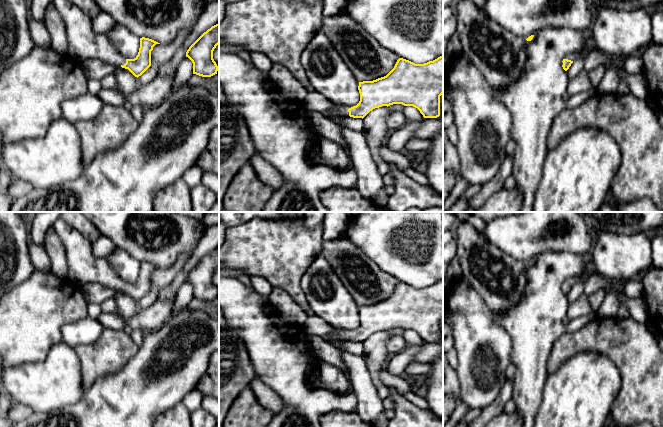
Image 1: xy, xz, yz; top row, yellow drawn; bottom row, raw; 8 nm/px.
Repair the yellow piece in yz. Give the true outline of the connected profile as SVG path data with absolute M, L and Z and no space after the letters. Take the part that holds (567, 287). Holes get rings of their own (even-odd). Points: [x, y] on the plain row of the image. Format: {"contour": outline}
{"contour": "M588 269L574 278L567 279L561 287L563 293L567 295L573 285L582 278L584 279L584 293L587 296L590 296L598 290L604 290L605 292L613 291L616 287L623 285L622 283L619 283L615 280L599 277L598 275L592 273L590 269Z"}

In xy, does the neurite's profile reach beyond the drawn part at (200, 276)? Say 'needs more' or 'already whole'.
already whole

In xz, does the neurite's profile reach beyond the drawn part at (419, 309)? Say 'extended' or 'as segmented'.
extended

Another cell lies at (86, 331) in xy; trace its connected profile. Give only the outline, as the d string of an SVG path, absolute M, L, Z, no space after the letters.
M86 317L62 327L62 342L73 348L78 345L91 345L99 339L103 330L97 319Z

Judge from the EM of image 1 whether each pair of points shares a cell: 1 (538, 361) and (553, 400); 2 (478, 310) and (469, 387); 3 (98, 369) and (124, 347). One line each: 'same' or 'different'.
1: different
2: same
3: same

